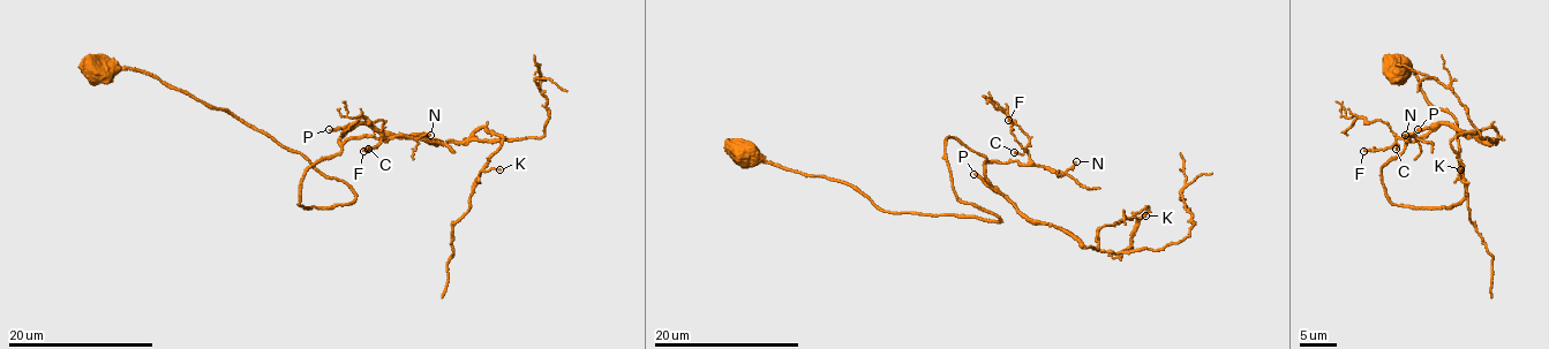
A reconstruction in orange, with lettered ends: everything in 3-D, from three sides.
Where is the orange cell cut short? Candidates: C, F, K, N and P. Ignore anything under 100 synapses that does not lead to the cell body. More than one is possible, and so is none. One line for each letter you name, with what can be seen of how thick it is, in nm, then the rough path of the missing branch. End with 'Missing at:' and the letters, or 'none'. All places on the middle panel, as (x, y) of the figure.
P: Thickness 240 nm. Course of what is missing: (974, 174), (904, 128), (942, 123), (939, 98), (974, 115), (917, 61), (910, 23), (963, 20), (968, 101)
Missing at: P

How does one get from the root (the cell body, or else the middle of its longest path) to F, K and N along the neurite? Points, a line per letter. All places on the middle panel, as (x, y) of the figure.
F: (744, 154), (839, 180), (890, 212), (999, 221), (955, 194), (945, 139), (1024, 165), (1008, 120)
K: (744, 154), (890, 212), (999, 221), (955, 194), (954, 137), (1023, 214), (1087, 247), (1125, 250), (1145, 215)
N: (744, 154), (839, 180), (890, 212), (995, 221), (955, 194), (946, 137), (995, 162), (1065, 172), (1076, 161)

